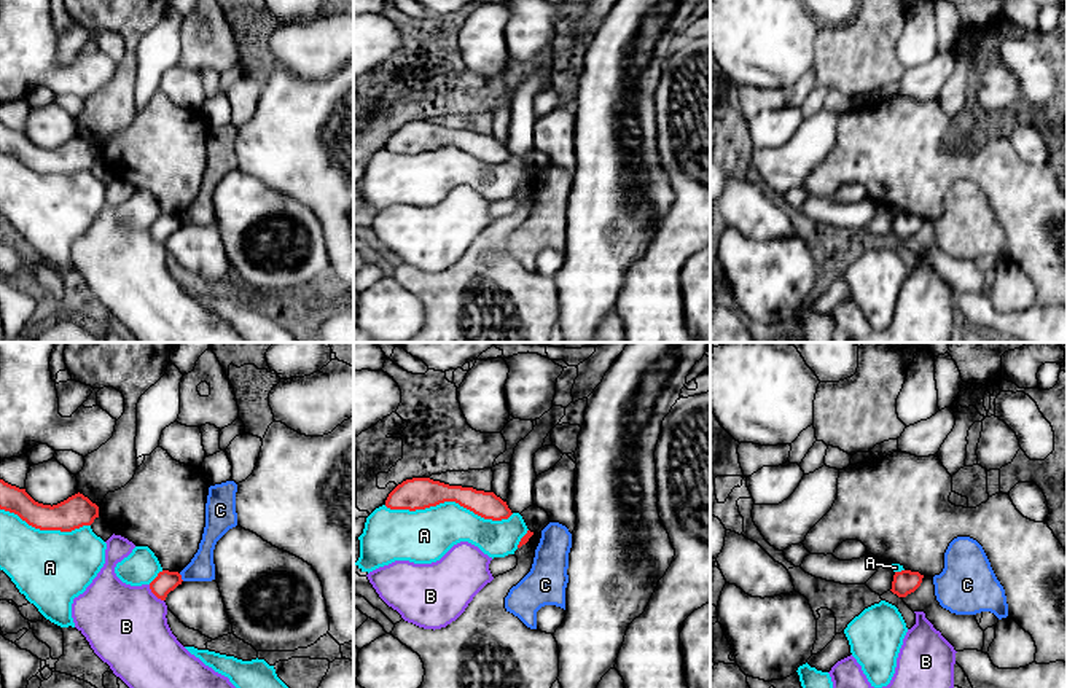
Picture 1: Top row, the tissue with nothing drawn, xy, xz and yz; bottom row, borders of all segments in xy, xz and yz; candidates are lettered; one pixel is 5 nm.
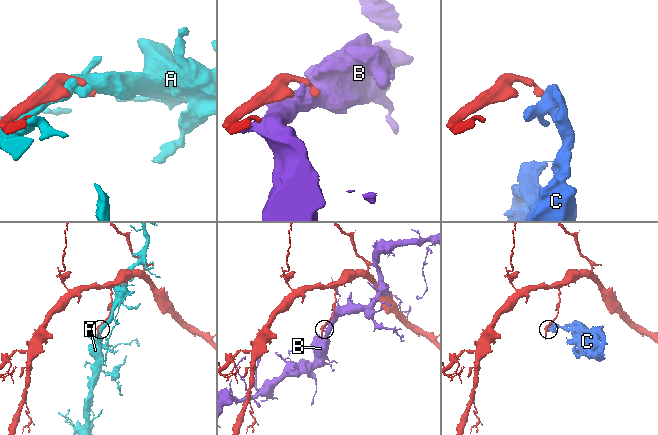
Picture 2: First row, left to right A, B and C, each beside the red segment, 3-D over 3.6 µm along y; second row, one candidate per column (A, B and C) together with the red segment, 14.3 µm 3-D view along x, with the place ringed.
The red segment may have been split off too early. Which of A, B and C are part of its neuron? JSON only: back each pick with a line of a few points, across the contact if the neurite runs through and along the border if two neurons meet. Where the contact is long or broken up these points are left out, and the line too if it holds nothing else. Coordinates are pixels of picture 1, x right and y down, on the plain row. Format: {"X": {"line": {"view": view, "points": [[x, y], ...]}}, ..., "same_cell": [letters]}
{"same_cell": []}

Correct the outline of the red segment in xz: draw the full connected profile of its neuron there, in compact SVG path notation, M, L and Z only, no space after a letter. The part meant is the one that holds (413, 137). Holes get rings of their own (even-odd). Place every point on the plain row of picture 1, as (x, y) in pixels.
M412 121L403 124L389 137L385 150L390 153L416 154L444 145L455 145L475 158L492 164L508 162L513 158L506 145L494 135L449 129L430 121Z

